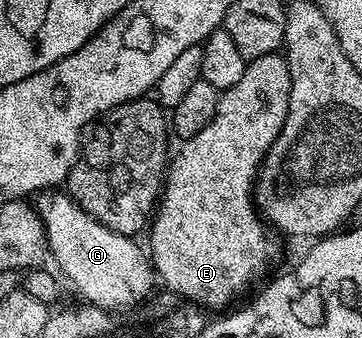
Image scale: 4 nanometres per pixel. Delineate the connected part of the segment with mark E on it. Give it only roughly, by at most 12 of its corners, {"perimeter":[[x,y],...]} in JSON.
{"perimeter":[[279,52],[178,145],[149,224],[166,291],[226,309],[278,258],[259,167],[285,126]]}

